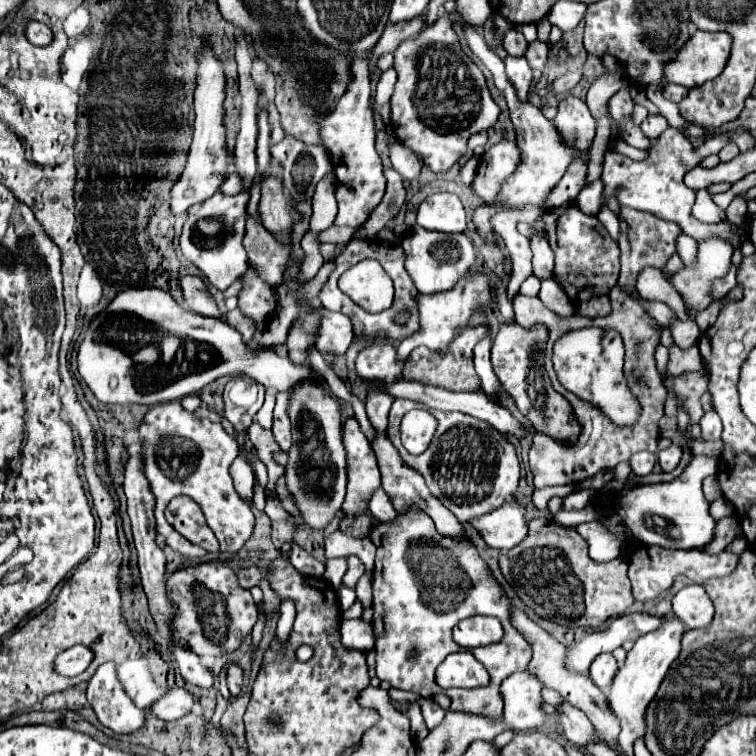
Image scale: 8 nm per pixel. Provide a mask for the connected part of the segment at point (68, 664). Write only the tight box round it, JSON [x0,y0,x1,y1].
[55,646,93,678]

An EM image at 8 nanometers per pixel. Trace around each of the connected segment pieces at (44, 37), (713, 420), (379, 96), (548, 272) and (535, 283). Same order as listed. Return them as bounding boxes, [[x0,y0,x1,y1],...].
[[25,20,51,46],[701,410,721,440],[375,68,397,104],[531,240,555,280],[519,276,539,296]]

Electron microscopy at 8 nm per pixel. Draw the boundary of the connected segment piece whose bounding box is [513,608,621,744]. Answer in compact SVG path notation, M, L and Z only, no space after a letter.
M513 608L513 626L525 636L525 640L531 644L533 648L533 660L529 662L529 672L533 672L541 682L543 686L547 688L553 688L557 690L565 700L569 700L571 704L575 704L577 708L581 708L585 712L585 716L589 716L591 724L595 726L595 730L609 742L613 744L617 734L619 734L619 722L617 718L613 716L613 712L609 712L609 706L607 706L607 698L603 696L603 692L591 682L591 678L587 674L579 674L579 672L571 672L567 668L567 648L557 642L551 634L547 634L541 626L537 626L533 620L527 618L527 614L519 608Z

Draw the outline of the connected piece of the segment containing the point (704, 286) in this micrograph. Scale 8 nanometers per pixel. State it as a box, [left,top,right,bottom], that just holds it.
[669,236,733,312]

